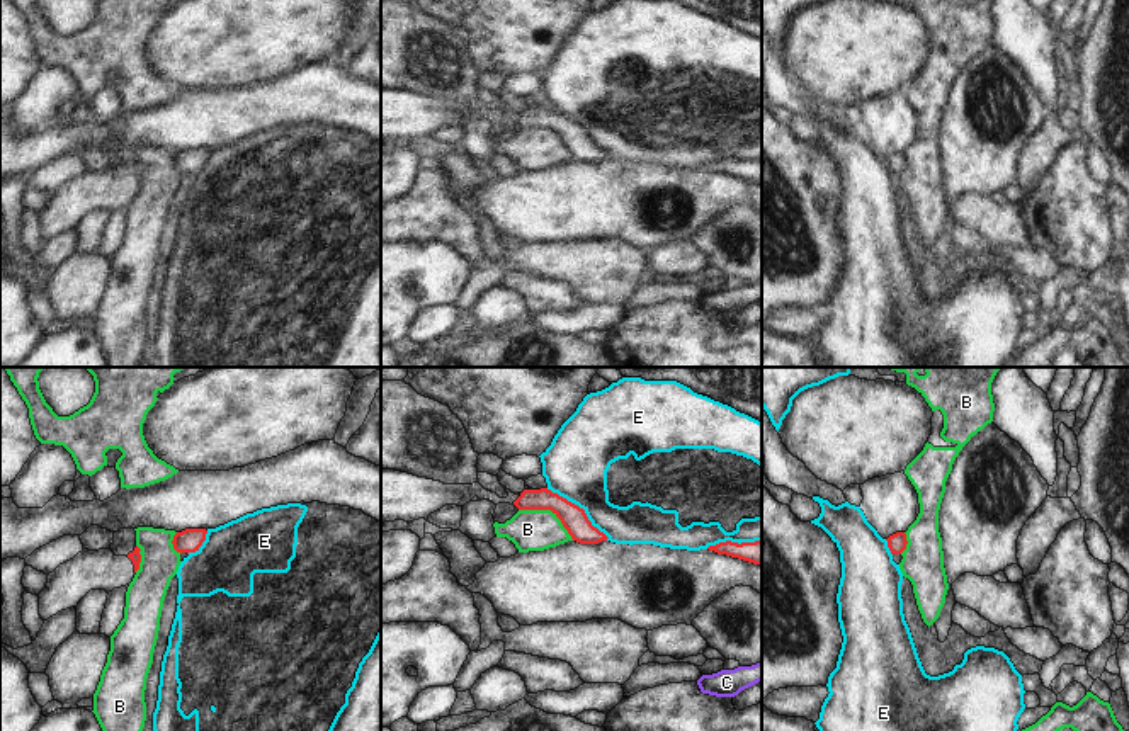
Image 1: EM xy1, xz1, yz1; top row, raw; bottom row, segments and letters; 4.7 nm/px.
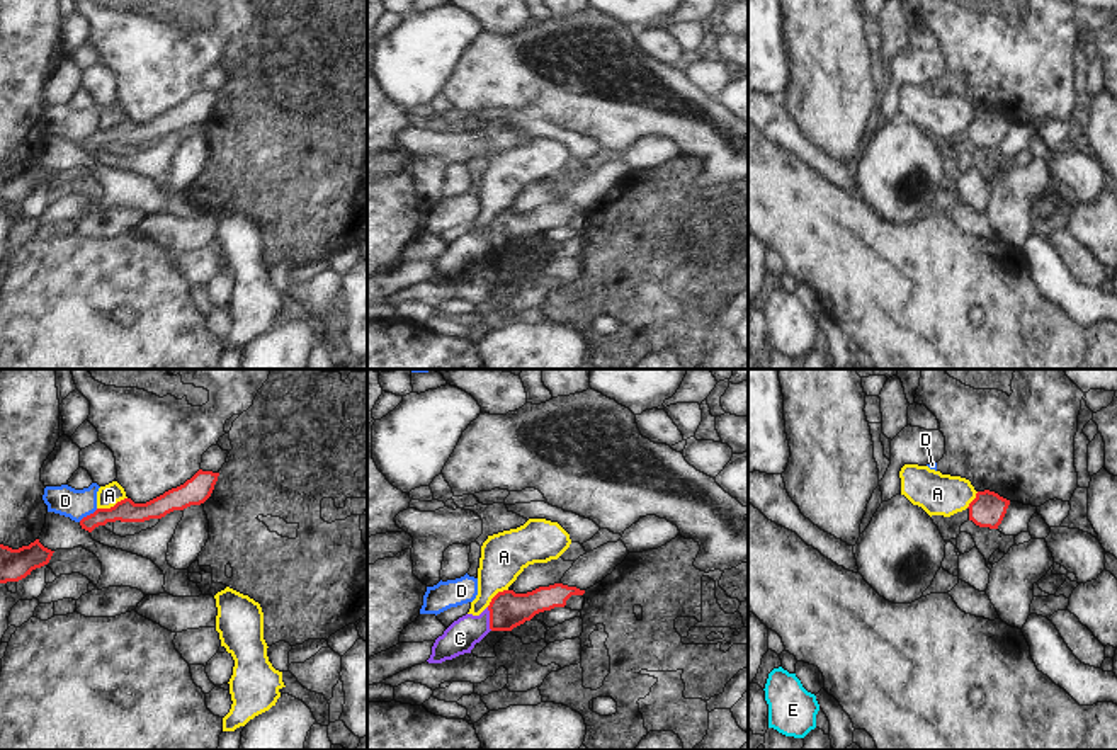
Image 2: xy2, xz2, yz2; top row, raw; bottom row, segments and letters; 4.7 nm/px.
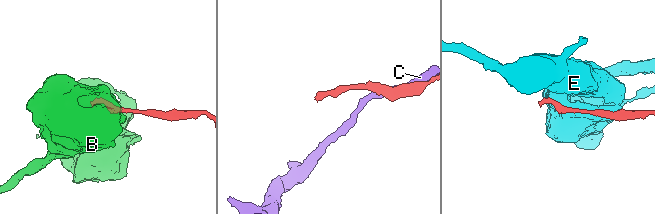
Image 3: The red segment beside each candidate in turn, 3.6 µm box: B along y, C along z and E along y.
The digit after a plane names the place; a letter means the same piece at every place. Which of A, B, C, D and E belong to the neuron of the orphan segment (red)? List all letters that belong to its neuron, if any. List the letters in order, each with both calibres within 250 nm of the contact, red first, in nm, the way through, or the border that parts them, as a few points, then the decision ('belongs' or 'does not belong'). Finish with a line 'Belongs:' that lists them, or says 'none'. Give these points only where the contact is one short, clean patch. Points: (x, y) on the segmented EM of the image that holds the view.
A: calibres 110 and 100 nm; border xy2 (126, 497), (109, 507), (97, 509); does not belong
B: calibres 120 and 190 nm; border xz1 (519, 509), (548, 509), (573, 539); does not belong
C: calibres 180 and 150 nm; border xz2 (487, 607), (492, 630); does not belong
D: calibres 110 and 140 nm; border xy2 (97, 509), (79, 521); does not belong
E: calibres 120 and 300 nm; does not belong
Belongs: none

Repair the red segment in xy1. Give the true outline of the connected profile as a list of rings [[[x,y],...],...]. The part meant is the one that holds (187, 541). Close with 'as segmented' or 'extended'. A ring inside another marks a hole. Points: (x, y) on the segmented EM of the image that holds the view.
[[[185,529],[182,532],[177,532],[172,541],[173,549],[180,554],[196,552],[206,541],[206,534],[207,534],[206,529]]]; as segmented

